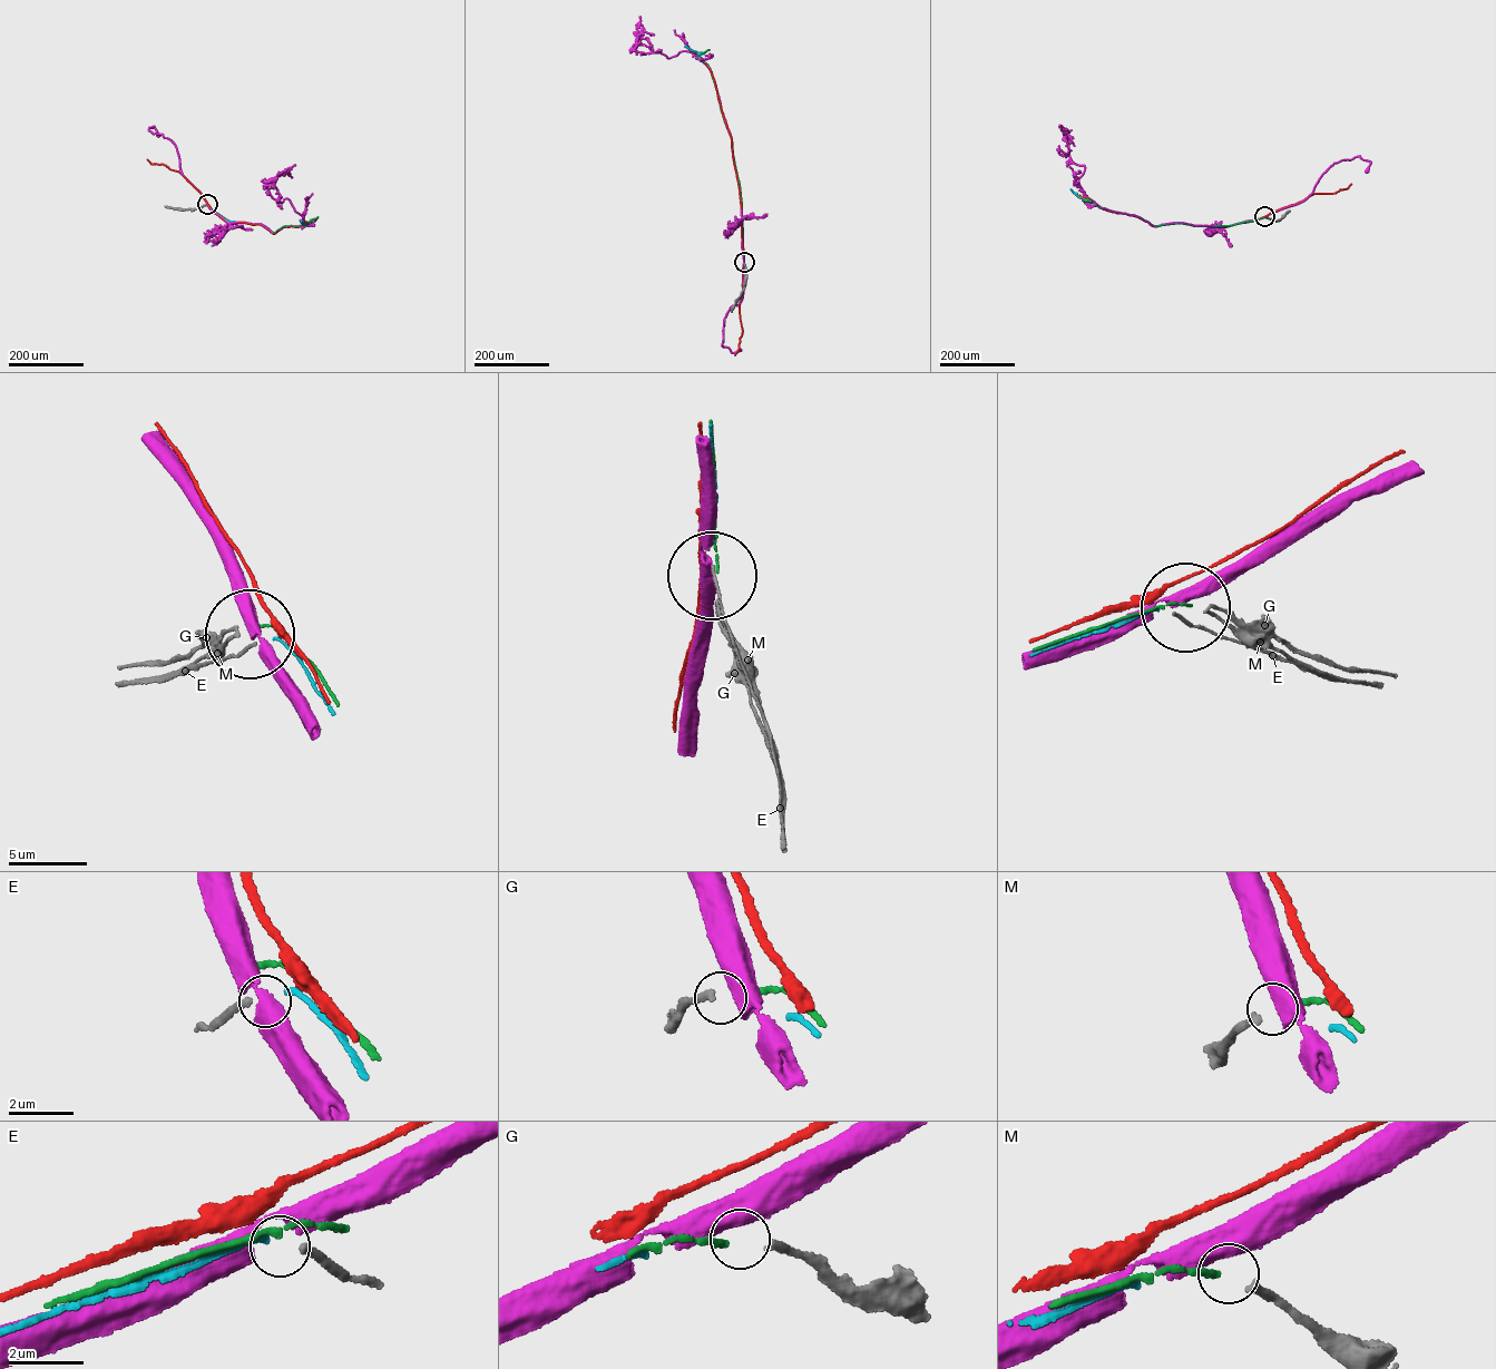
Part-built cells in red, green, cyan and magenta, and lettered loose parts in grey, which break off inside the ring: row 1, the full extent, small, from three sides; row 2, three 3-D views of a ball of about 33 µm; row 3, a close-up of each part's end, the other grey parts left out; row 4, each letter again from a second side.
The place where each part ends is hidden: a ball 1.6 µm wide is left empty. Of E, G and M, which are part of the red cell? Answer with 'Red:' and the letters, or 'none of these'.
Red: none of these

